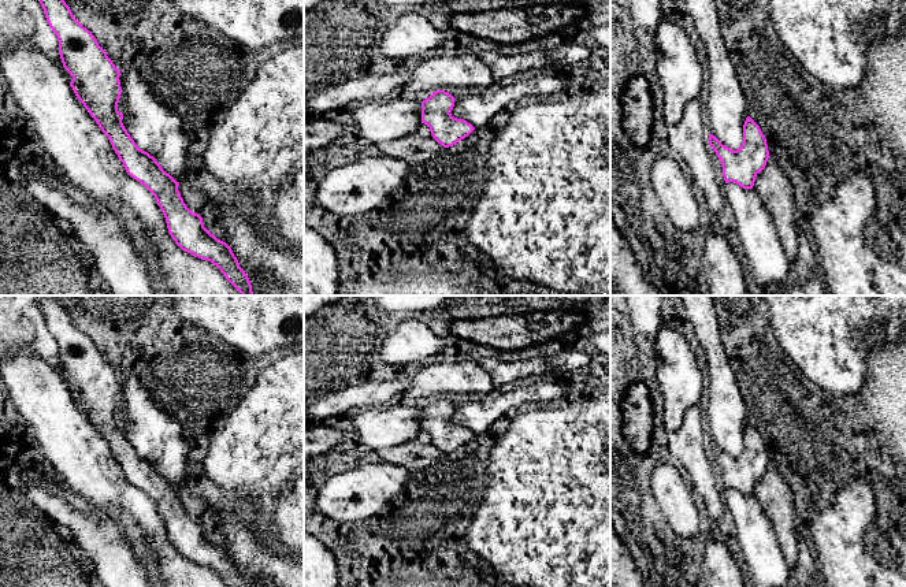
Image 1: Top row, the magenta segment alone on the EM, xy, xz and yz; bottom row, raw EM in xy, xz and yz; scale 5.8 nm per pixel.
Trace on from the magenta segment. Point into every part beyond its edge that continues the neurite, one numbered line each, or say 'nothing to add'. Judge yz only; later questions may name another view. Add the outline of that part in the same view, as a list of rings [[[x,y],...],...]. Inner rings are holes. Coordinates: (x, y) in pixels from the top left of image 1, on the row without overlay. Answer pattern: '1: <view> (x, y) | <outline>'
nothing to add

